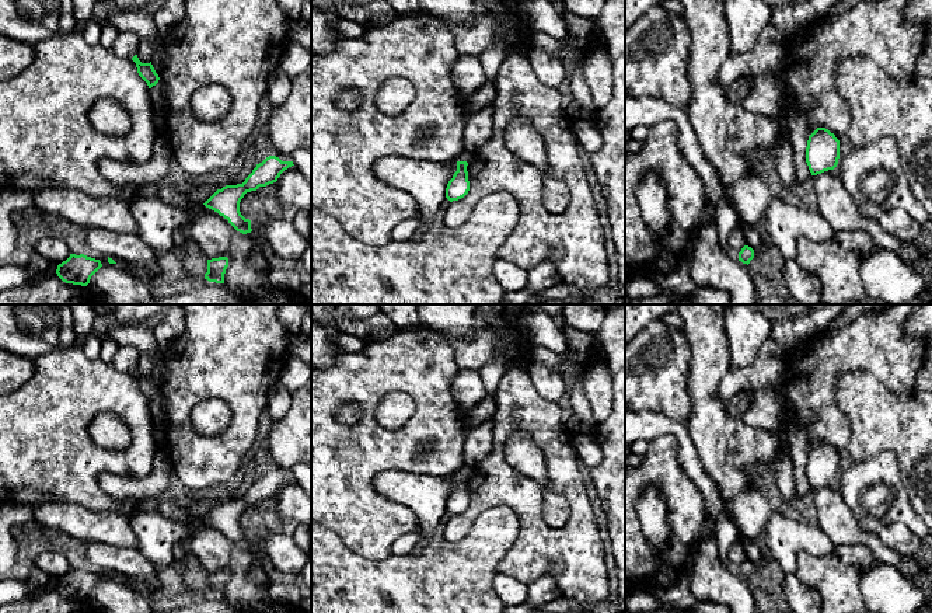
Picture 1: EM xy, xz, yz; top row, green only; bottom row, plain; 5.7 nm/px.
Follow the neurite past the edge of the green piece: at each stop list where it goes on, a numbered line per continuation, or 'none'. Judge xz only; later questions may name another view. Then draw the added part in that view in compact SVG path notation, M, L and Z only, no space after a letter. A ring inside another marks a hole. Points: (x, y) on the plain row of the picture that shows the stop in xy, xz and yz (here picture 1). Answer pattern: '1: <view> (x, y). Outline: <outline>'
none

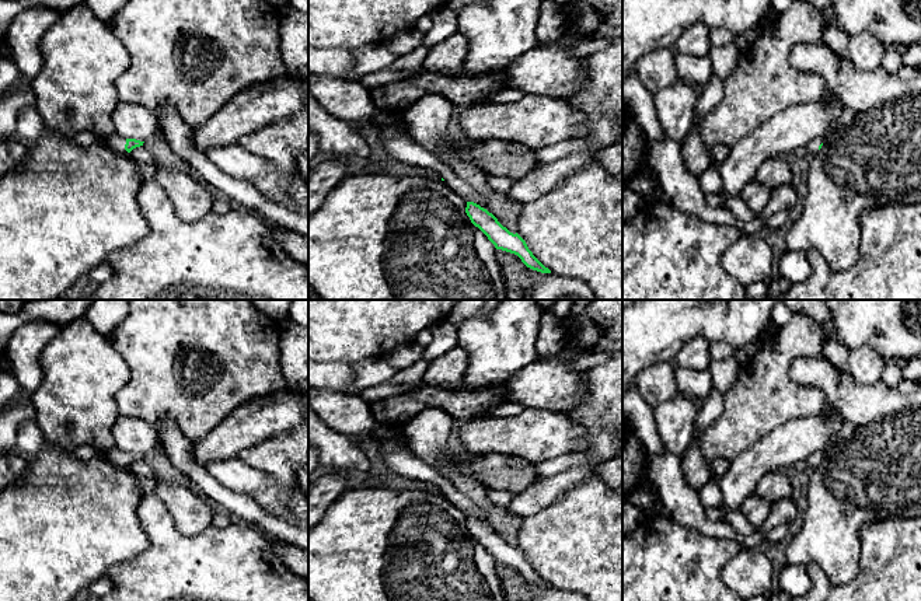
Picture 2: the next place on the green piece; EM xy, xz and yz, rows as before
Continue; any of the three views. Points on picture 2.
1: xy (115, 456). Outline: M116 447L105 451L105 453L102 454L102 457L104 457L105 460L114 462L114 464L118 465L118 467L128 467L128 465L125 464L126 453L122 451L122 450L118 450Z

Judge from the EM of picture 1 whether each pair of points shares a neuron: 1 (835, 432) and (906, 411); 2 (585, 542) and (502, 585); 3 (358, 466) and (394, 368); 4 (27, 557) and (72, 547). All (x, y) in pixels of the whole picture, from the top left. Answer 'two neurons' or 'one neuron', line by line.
1: two neurons
2: two neurons
3: one neuron
4: one neuron

